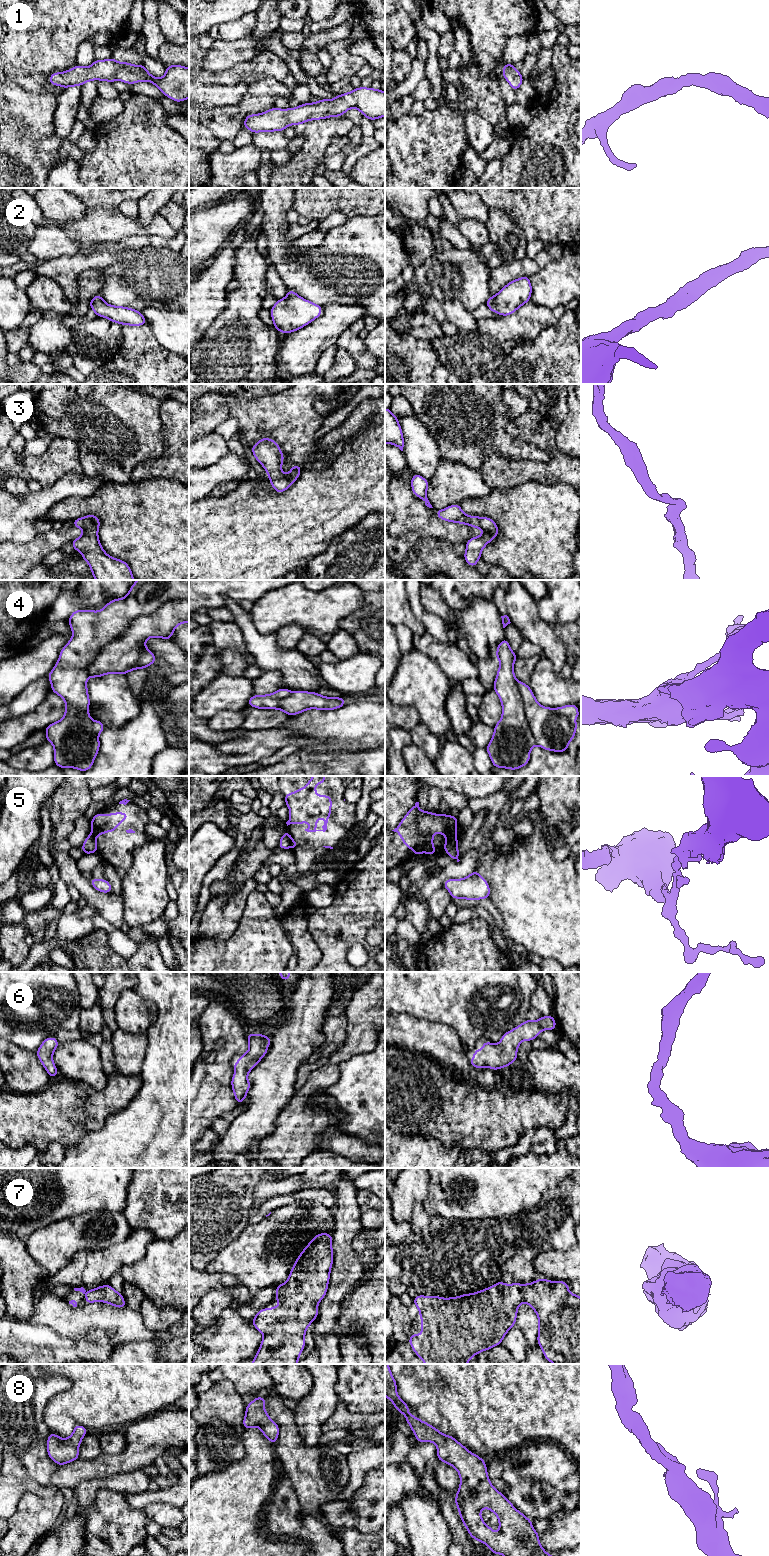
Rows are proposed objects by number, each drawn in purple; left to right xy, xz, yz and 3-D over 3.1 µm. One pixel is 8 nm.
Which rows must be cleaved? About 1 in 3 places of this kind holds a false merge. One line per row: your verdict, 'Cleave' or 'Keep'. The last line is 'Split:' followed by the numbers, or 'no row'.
1: Keep
2: Keep
3: Keep
4: Keep
5: Cleave
6: Keep
7: Keep
8: Keep
Split: 5

